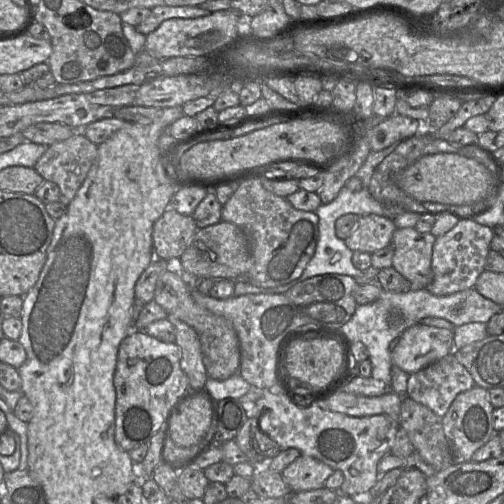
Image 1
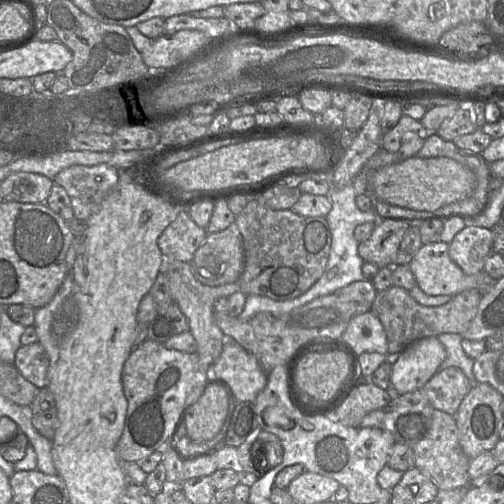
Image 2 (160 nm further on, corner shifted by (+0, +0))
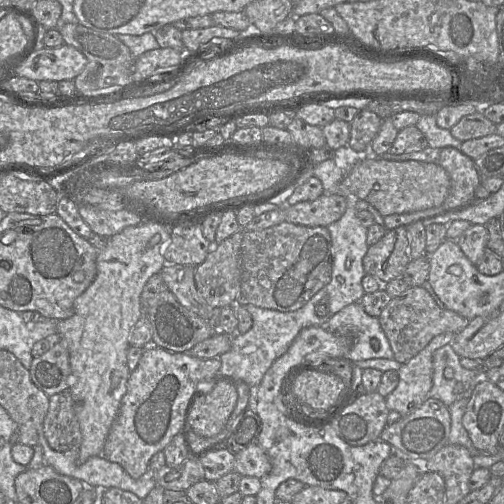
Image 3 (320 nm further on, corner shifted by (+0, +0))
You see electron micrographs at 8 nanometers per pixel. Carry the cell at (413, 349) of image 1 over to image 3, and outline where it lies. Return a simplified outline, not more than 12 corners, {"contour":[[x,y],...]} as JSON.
{"contour":[[452,332],[435,336],[398,370],[385,397],[389,411],[406,416],[429,398],[433,354]]}

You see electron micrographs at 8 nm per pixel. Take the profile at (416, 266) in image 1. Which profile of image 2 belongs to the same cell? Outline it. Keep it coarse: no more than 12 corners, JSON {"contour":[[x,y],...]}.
{"contour":[[449,244],[422,245],[408,264],[417,286],[431,296],[483,293],[493,278],[466,274]]}

